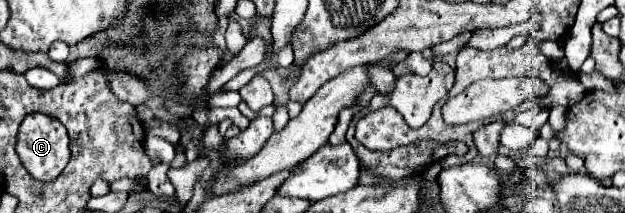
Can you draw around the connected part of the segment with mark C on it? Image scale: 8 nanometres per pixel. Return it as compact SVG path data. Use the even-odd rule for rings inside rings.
M30 113L26 115L26 119L20 125L20 133L18 133L18 145L16 151L24 163L24 167L28 169L28 173L40 181L52 181L60 175L60 171L66 167L68 157L70 157L70 147L68 147L68 133L66 127L44 113Z

